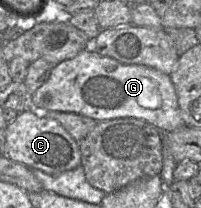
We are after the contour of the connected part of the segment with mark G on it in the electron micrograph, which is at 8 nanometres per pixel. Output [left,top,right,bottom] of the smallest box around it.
[29,50,185,132]

